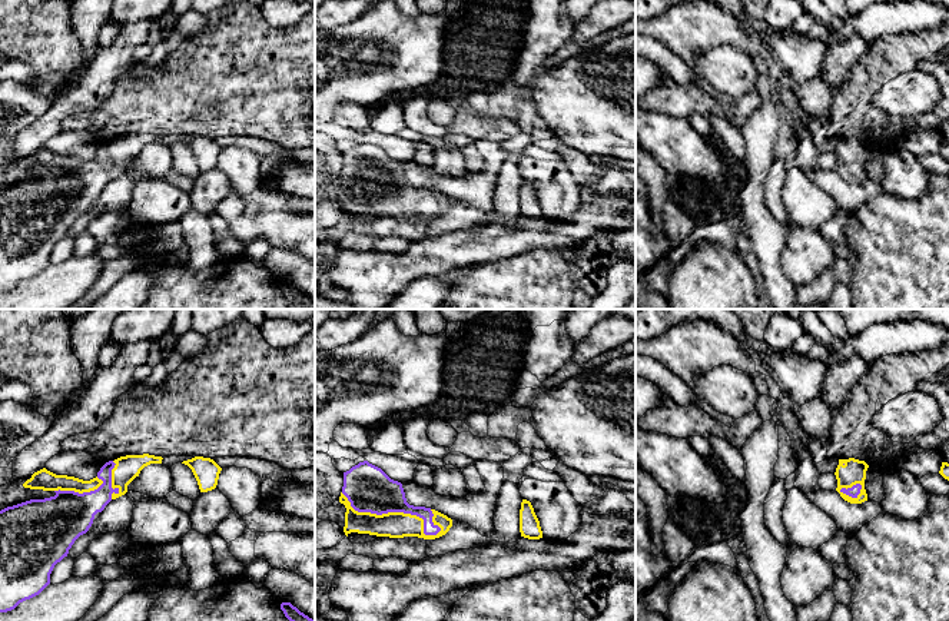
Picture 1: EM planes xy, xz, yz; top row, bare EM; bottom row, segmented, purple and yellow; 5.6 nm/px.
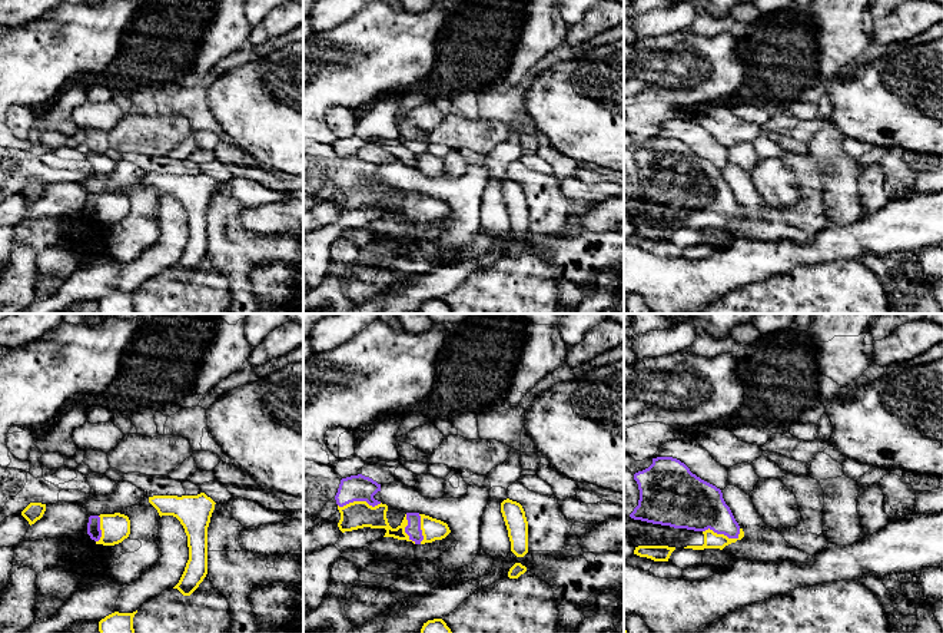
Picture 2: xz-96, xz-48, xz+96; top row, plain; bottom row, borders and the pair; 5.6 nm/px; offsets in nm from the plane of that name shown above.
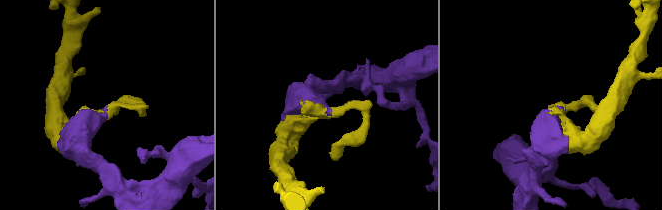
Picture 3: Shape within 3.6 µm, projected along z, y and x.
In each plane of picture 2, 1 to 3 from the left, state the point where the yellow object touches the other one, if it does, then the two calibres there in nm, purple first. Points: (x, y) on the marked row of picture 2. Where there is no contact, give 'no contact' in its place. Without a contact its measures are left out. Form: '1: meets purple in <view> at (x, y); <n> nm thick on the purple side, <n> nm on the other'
1: meets purple in xz-96 at (99, 529); 80 nm thick on the purple side, 160 nm on the other
2: meets purple in xz-48 at (359, 500); 140 nm thick on the purple side, 160 nm on the other
3: meets purple in xz+96 at (721, 533); 300 nm thick on the purple side, 100 nm on the other

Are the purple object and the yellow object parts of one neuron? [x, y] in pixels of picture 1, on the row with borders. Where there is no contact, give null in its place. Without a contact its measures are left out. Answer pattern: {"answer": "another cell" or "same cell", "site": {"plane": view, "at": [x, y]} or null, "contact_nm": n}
{"answer": "same cell", "site": {"plane": "xz", "at": [395, 511]}, "contact_nm": 600}

